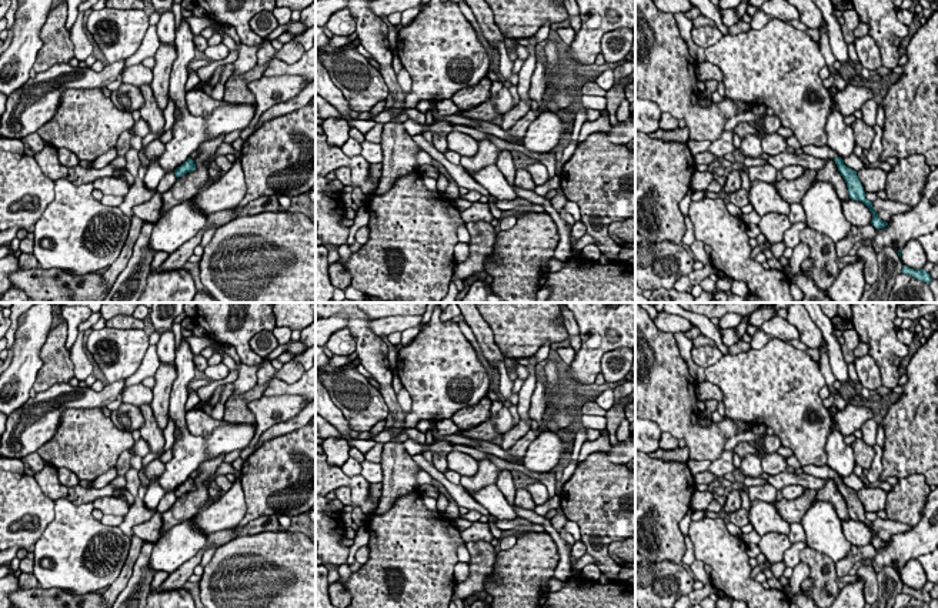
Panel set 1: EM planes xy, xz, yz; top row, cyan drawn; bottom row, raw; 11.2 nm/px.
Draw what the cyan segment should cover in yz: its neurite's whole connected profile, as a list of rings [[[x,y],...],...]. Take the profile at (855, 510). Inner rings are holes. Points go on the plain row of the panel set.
[[[841,477],[834,478],[834,481],[835,481],[837,487],[838,487],[838,491],[841,492],[841,495],[844,497],[844,500],[847,502],[849,518],[857,520],[857,521],[862,521],[869,528],[869,531],[872,532],[871,544],[875,548],[885,548],[888,545],[888,542],[882,541],[878,537],[878,534],[872,528],[872,521],[865,518],[865,511],[864,511],[864,507],[862,507],[858,495],[857,495],[857,491],[847,487]]]

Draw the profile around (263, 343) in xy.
[[[260,331],[250,340],[251,350],[260,355],[261,358],[266,358],[273,350],[278,347],[278,341],[274,337],[273,331]]]

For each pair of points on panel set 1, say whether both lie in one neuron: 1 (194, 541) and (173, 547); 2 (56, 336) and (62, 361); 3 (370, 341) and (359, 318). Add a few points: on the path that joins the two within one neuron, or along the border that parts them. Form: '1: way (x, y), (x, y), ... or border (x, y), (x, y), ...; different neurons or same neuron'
1: way (189, 541), (179, 544); same neuron
2: way (56, 341), (56, 356); same neuron
3: way (364, 336), (359, 324); same neuron

